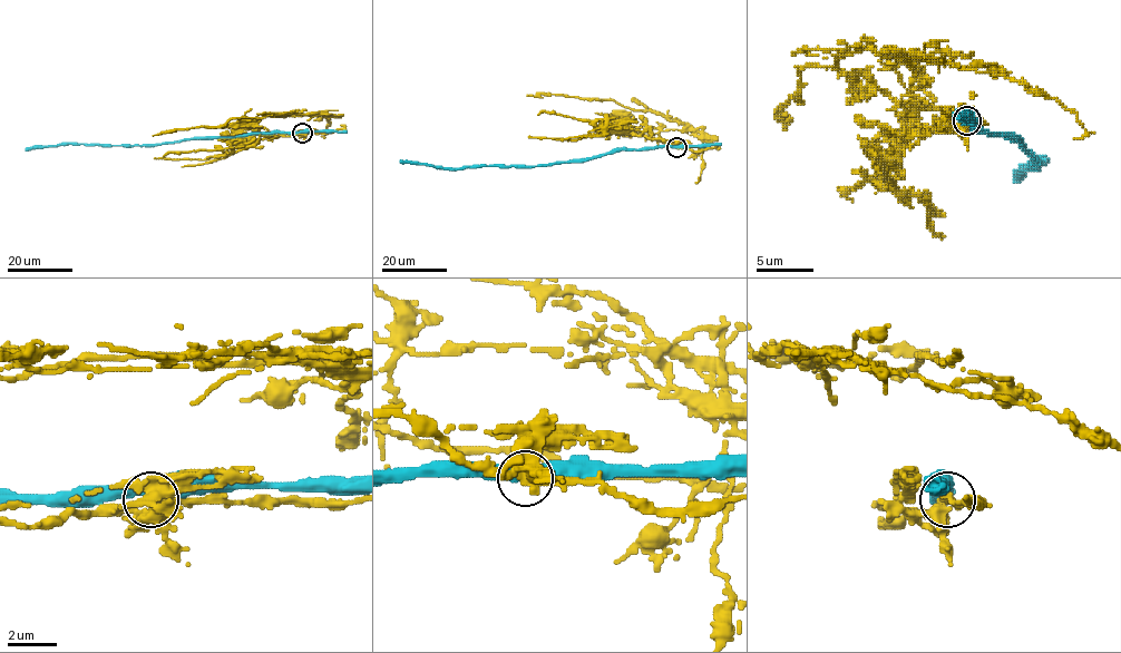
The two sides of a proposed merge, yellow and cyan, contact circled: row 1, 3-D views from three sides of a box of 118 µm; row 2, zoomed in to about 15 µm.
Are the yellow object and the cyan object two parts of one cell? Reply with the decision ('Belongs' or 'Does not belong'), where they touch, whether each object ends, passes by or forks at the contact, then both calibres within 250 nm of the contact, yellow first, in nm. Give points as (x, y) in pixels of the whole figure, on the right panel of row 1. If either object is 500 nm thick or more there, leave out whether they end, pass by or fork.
Does not belong. Place: (967, 120). At the ring yellow passes by. At the ring cyan passes by. Thickness 340 nm (yellow) against 440 nm

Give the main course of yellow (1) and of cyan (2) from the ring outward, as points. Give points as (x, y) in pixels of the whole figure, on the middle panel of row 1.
1: (676, 147), (661, 139), (610, 132), (653, 135), (685, 129), (685, 123), (633, 110), (612, 100), (527, 96)
2: (676, 147), (617, 149), (539, 166), (436, 167), (400, 161)

